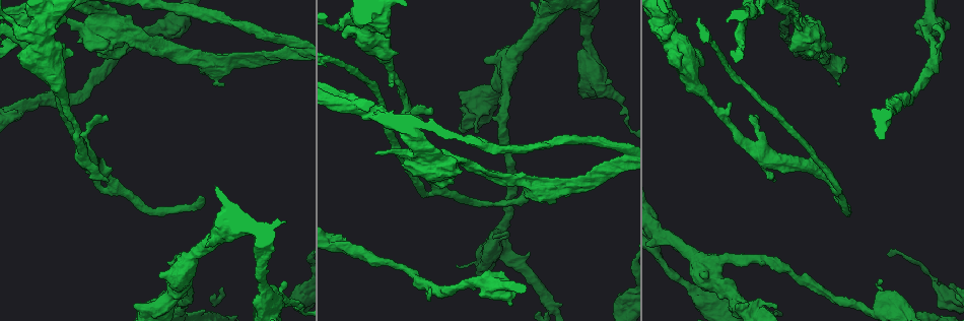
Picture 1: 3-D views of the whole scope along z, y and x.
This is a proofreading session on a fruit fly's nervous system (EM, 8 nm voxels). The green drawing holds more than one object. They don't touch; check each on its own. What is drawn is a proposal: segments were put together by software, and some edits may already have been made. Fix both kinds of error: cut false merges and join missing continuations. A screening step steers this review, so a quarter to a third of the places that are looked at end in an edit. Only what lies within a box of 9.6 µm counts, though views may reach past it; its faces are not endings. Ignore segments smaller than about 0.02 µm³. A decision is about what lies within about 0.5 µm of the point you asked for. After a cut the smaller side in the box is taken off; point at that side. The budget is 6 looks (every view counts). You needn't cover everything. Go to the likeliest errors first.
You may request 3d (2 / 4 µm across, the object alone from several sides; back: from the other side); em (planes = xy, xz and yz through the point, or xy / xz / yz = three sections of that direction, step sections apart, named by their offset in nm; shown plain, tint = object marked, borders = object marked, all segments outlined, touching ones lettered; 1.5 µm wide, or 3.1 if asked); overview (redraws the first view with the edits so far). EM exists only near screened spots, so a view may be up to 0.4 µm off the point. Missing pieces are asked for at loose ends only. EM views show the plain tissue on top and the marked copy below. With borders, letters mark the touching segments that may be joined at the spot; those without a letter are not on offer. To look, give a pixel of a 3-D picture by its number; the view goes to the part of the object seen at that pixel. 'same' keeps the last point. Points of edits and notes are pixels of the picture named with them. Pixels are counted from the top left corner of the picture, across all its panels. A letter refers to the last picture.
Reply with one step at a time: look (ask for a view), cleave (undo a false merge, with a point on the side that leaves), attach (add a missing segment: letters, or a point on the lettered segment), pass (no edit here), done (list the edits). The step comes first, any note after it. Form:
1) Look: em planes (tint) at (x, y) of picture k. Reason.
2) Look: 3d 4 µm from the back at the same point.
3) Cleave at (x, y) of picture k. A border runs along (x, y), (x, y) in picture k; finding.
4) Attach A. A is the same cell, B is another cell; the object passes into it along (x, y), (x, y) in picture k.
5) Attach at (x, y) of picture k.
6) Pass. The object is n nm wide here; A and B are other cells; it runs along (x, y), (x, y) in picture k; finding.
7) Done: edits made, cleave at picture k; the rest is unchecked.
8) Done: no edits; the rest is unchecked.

Look: 3d 4 µm at (576, 139) of picture 1. Closes a loop.

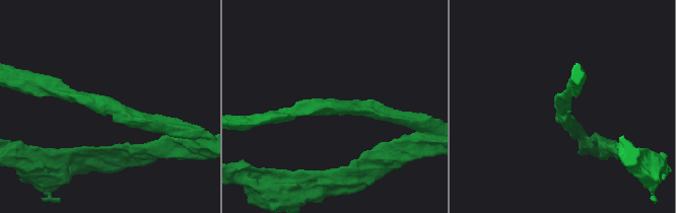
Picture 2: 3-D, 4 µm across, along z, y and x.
Look: em yz step 8 (tint) at (107, 102) of picture 2. Need the tissue.

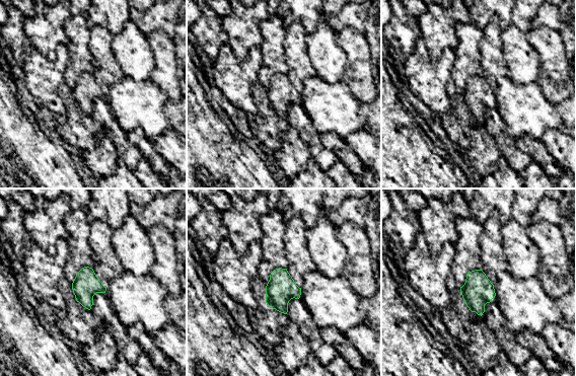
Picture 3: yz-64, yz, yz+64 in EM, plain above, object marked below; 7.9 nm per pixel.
Look: em planes (borders) at the same point.

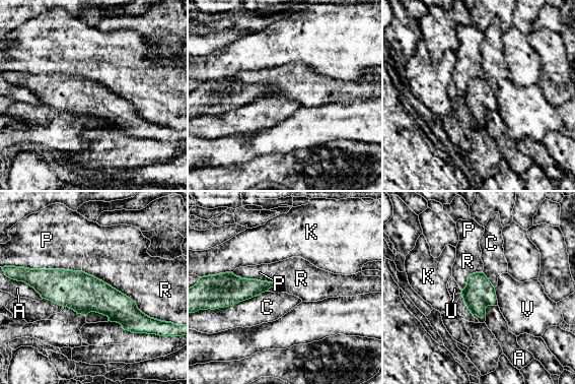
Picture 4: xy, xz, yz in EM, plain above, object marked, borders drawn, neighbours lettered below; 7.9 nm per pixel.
Pass. A, C, K, P, R, U and V are other cells; one neuron here.

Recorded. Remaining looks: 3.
Look: em yz step 4 (tint) at (357, 104) of picture 1. Side arm on a straight run.

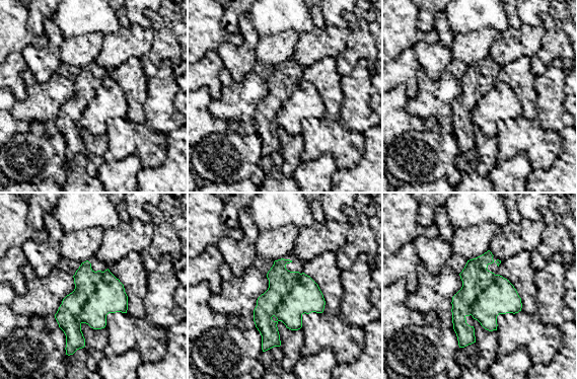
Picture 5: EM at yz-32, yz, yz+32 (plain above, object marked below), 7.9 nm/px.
Look: em planes (tint) at the same point.

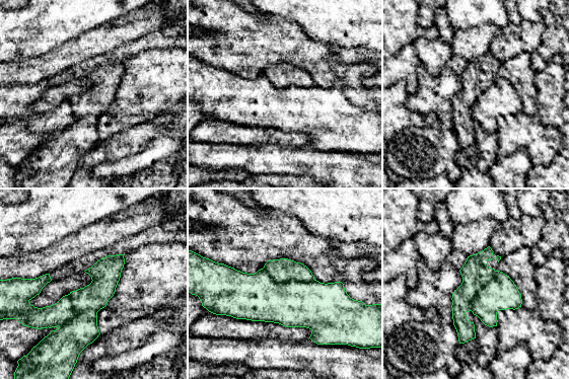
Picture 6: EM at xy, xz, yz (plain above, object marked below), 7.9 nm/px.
Look: em planes (borders) at the same point. What lies round it.

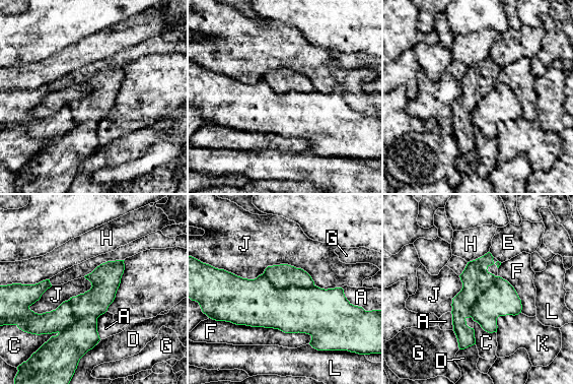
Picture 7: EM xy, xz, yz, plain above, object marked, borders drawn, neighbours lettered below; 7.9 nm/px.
Cleave at (281, 276) of picture 7. A, C, D, E, F, G, H, J, K and L are other cells; a second neuron is stuck on.

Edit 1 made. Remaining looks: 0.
Done: edits made, cleave at picture 7; the rest is unchecked.

